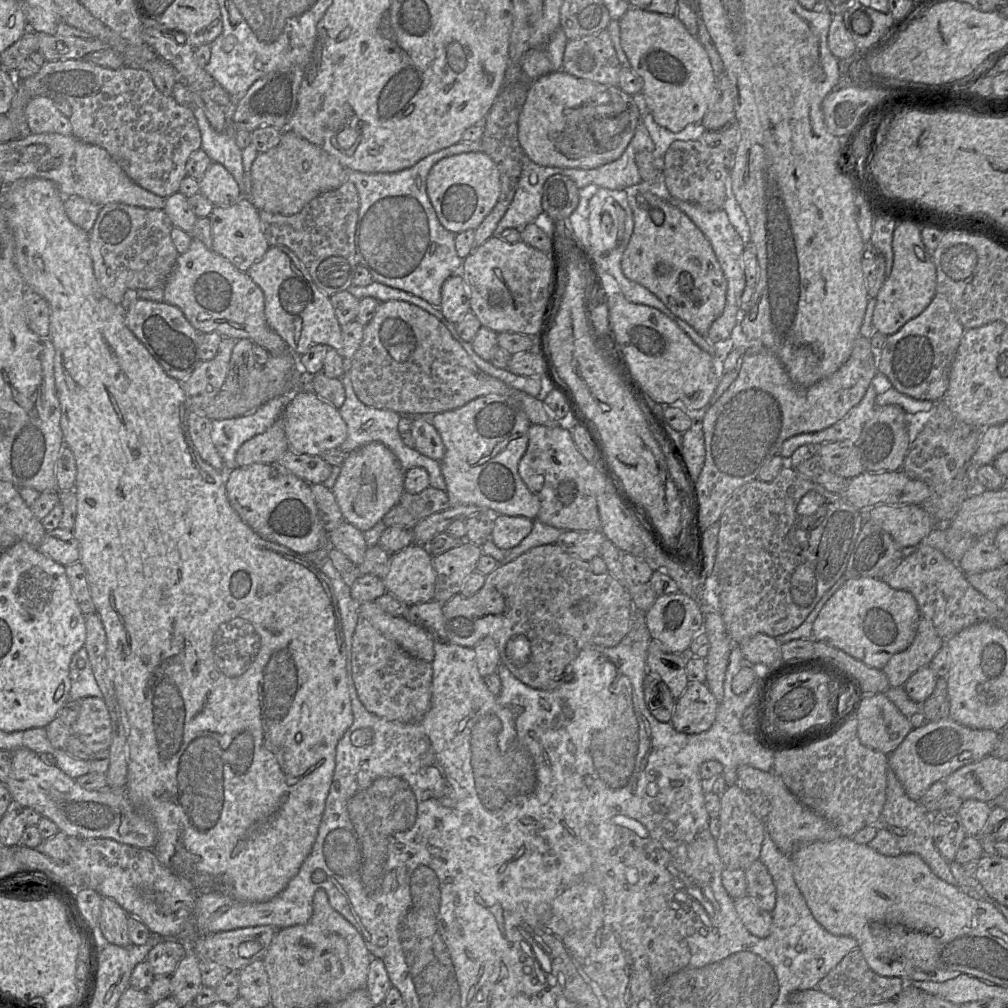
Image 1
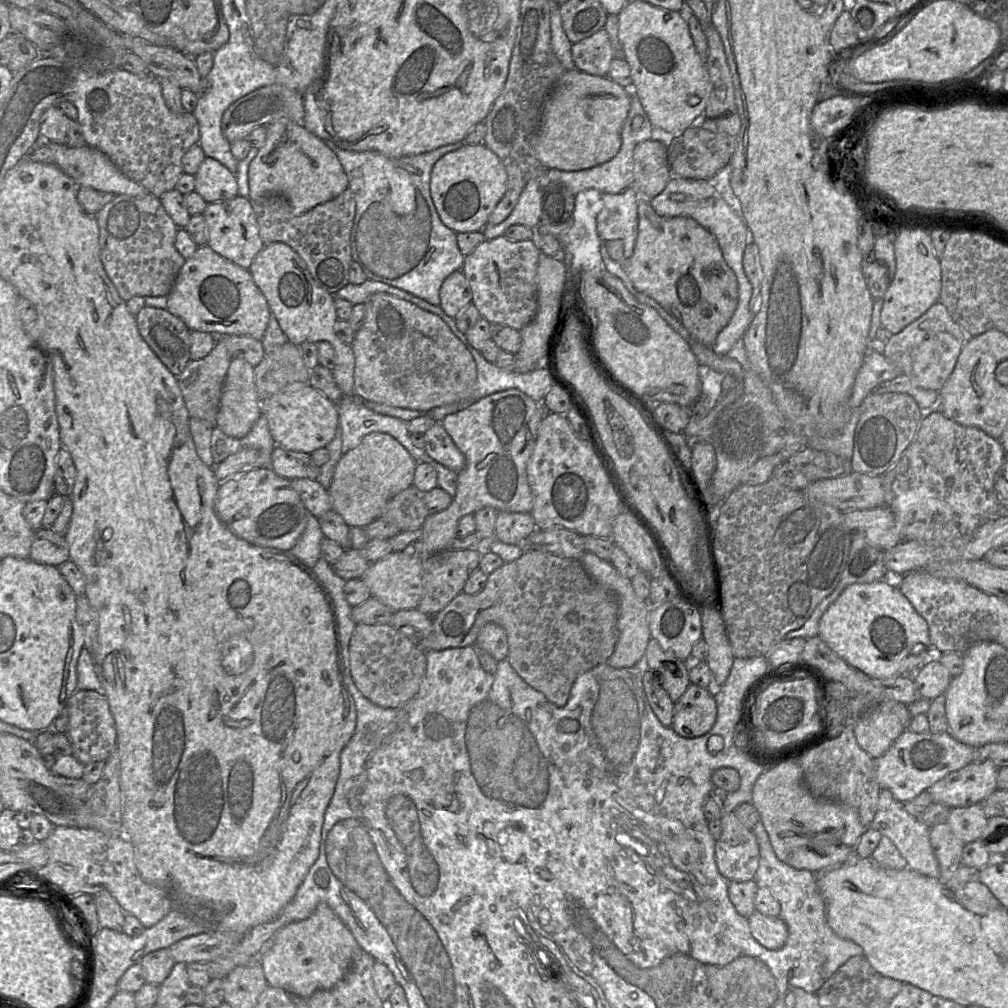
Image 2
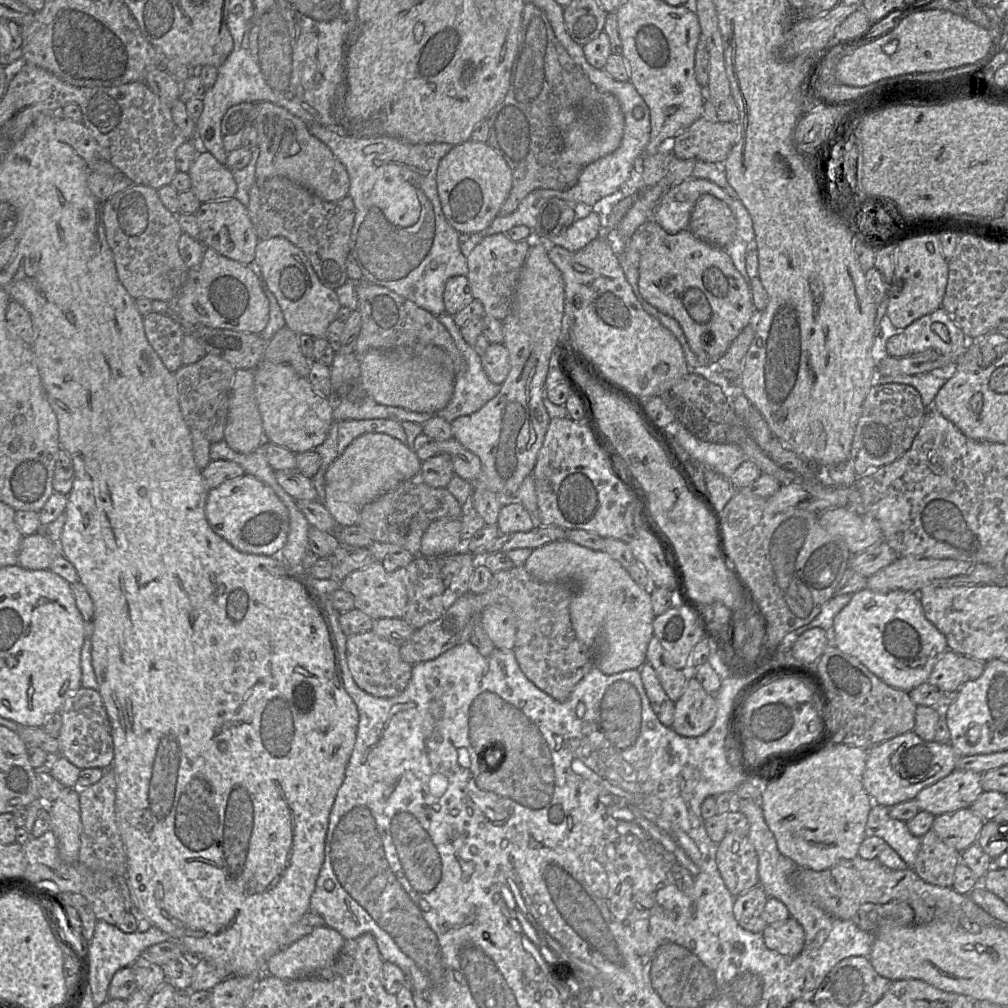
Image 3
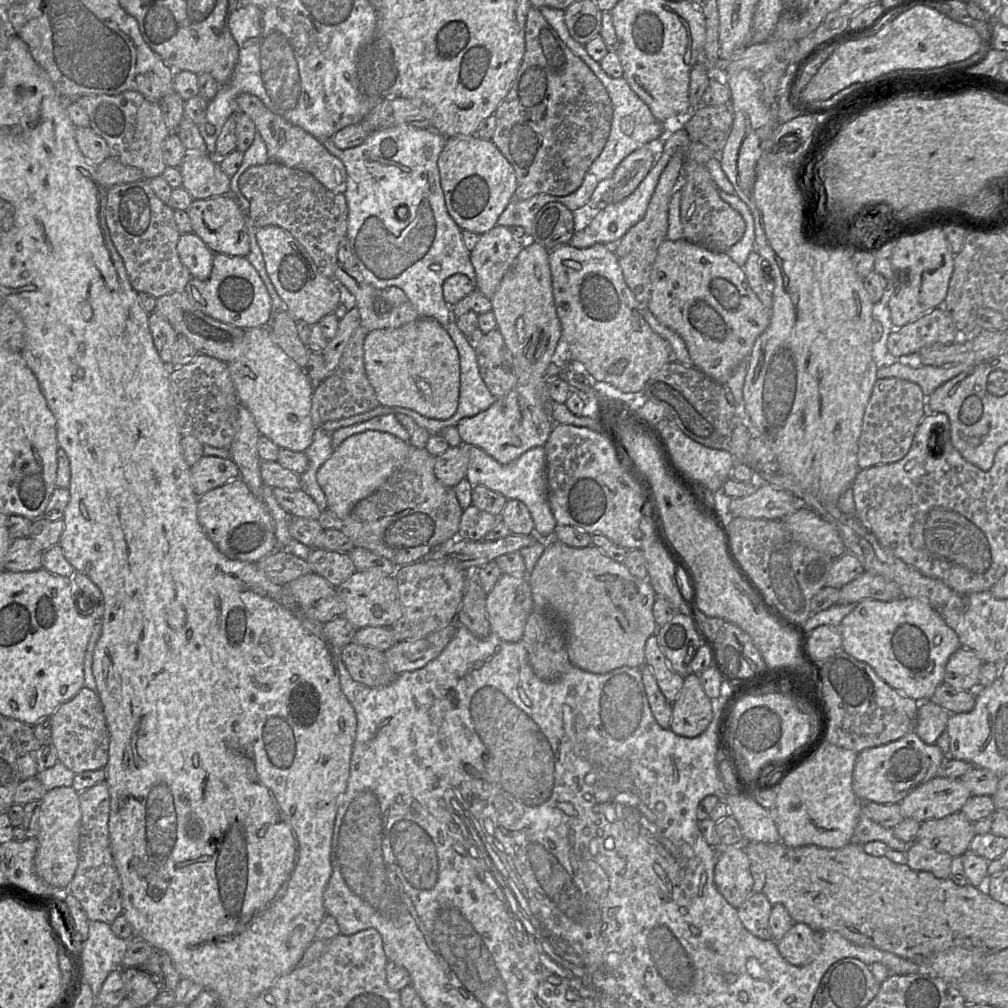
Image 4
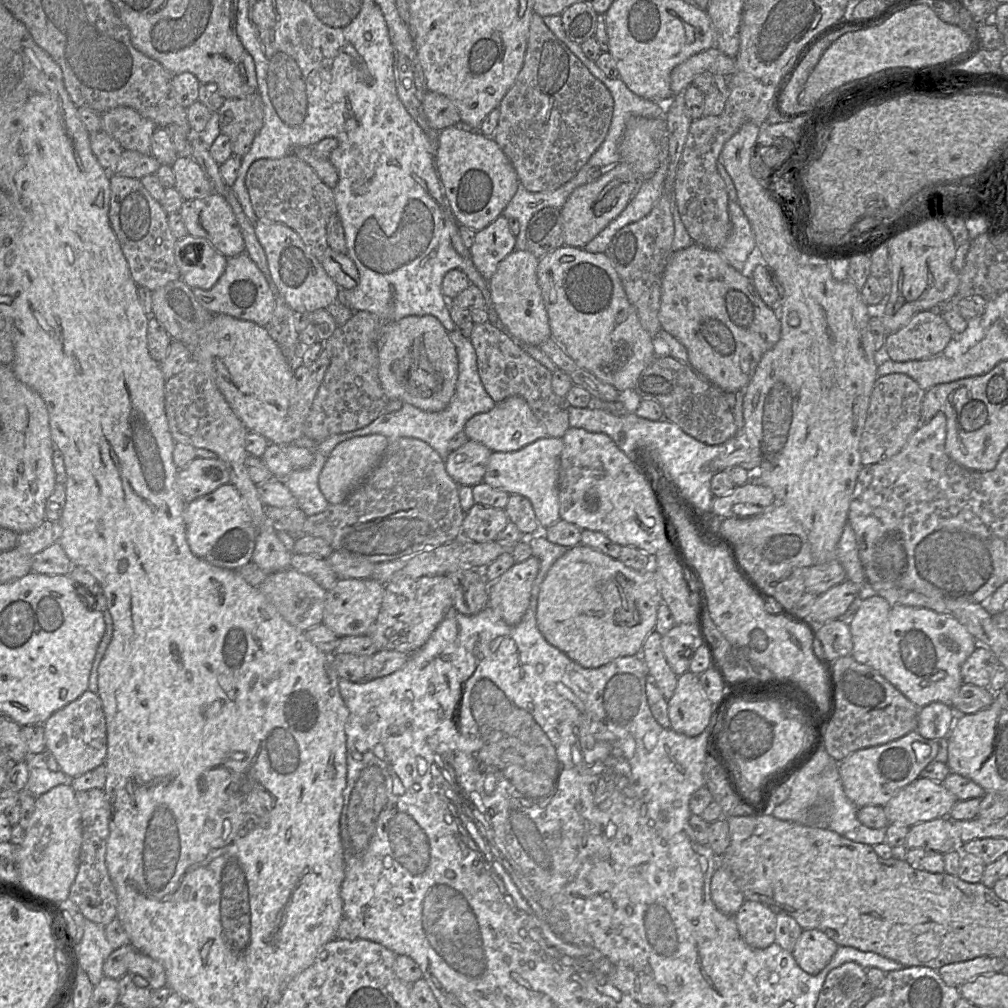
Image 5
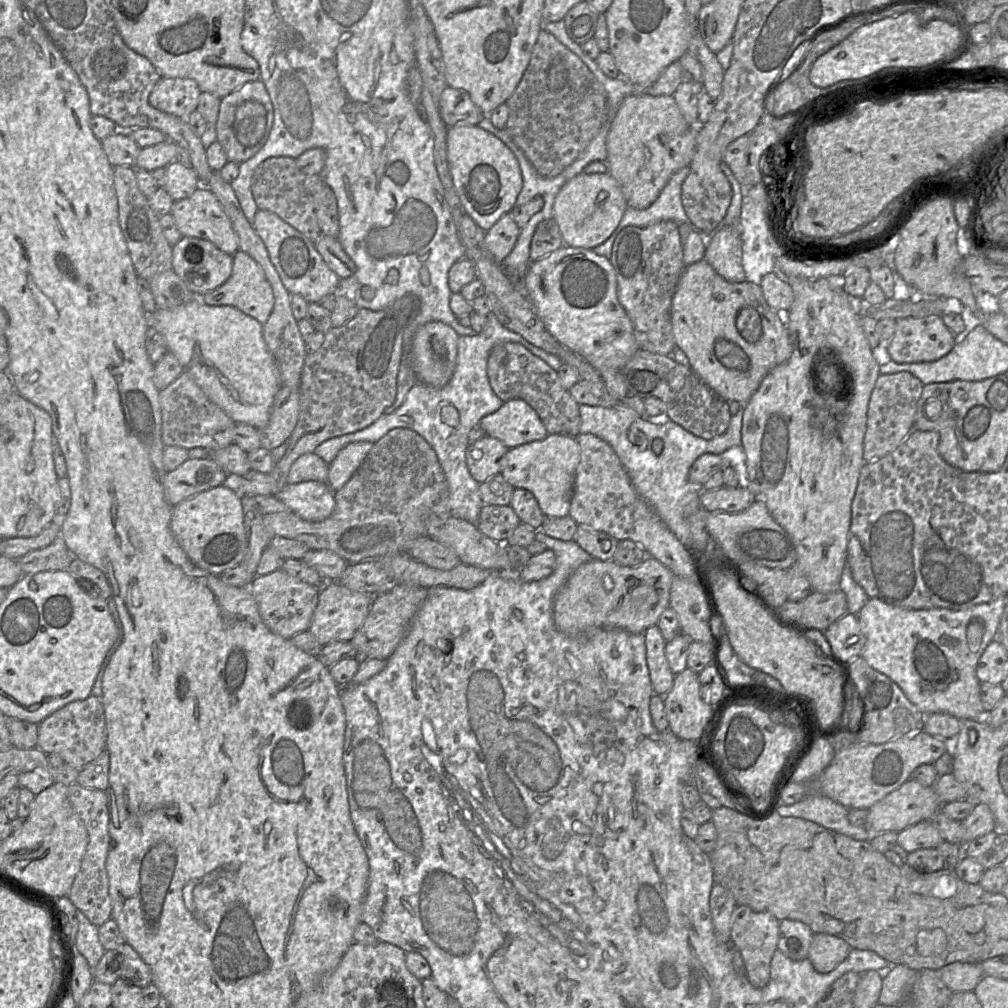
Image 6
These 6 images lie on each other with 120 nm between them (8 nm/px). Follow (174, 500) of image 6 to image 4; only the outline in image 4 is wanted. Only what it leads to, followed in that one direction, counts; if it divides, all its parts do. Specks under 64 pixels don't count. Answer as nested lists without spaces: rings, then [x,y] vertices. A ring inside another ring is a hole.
[[[203,456],[191,466],[190,472],[192,485],[198,496],[240,477],[240,470],[231,458],[217,456]]]

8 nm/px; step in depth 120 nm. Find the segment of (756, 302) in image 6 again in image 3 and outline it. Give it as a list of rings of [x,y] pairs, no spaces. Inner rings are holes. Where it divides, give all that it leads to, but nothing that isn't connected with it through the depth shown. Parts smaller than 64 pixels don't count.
[[[654,219],[640,227],[648,233],[648,244],[638,267],[638,287],[642,297],[679,323],[701,365],[716,365],[742,330],[756,320],[758,313],[753,304],[751,287],[724,248],[700,240],[689,229],[669,234]]]

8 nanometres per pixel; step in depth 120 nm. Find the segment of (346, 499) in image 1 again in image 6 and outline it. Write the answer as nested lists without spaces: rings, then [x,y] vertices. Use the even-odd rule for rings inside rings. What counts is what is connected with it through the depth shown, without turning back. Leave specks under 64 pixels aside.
[[[353,442],[341,449],[329,464],[327,485],[336,492],[340,490],[360,467],[373,444]]]

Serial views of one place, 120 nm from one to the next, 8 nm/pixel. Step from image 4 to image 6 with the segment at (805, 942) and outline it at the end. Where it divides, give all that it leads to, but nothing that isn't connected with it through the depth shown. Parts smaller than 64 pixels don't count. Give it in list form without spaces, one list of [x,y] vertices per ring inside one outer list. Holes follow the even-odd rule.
[[[814,934],[807,959],[817,972],[825,974],[841,964],[852,949],[841,938],[829,934]]]

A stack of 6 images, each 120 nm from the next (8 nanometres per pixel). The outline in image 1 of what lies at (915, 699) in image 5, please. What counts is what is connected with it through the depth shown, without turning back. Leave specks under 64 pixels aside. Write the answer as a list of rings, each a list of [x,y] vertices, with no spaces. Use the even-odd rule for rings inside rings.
[[[860,577],[847,580],[825,603],[812,626],[812,638],[844,651],[869,667],[882,670],[896,653],[913,642],[921,615],[911,593],[896,590],[882,579]]]

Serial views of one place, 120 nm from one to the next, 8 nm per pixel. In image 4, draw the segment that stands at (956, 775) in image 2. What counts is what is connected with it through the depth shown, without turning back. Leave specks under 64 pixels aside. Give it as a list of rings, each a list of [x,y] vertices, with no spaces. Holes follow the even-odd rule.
[[[935,776],[911,791],[899,806],[903,818],[923,822],[959,812],[971,796],[960,779]]]

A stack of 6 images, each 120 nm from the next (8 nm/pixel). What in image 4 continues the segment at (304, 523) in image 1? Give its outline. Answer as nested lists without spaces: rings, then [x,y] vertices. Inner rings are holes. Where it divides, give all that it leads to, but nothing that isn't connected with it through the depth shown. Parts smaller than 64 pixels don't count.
[[[240,477],[199,497],[198,520],[209,539],[229,559],[256,563],[259,559],[272,553],[277,547],[275,523],[267,506],[250,491]]]

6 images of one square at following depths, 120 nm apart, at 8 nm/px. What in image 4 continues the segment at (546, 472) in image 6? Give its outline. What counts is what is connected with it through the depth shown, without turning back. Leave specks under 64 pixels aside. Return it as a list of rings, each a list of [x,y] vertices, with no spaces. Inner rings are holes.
[[[463,444],[463,450],[468,452],[469,463],[465,479],[472,486],[485,486],[502,494],[507,500],[519,500],[528,508],[534,522],[534,534],[539,540],[553,540],[557,526],[548,501],[548,486],[546,476],[546,454],[544,446],[537,446],[524,452],[519,458],[509,464],[500,464],[482,449]]]

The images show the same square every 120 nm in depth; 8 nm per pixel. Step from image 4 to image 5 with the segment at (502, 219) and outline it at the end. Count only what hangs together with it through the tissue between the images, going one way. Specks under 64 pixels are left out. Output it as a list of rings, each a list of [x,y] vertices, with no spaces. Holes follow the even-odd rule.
[[[589,163],[578,171],[568,182],[554,191],[530,192],[519,183],[518,189],[502,212],[506,218],[515,218],[520,224],[520,232],[516,236],[515,250],[527,249],[527,228],[531,218],[545,207],[561,208],[569,195],[576,189],[575,181],[581,174],[586,174]]]

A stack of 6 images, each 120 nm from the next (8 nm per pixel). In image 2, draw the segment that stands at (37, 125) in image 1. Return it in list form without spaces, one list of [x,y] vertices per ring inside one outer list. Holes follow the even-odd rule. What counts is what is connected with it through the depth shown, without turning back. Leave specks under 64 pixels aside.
[[[58,107],[48,108],[41,117],[40,141],[51,141],[67,147],[86,145],[77,121],[69,119]]]

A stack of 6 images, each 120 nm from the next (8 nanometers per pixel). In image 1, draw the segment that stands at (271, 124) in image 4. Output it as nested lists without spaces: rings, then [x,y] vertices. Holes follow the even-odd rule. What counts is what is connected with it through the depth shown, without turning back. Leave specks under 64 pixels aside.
[[[285,129],[278,145],[258,153],[254,160],[249,199],[258,211],[293,215],[318,195],[340,187],[347,180],[347,170],[334,156]]]

